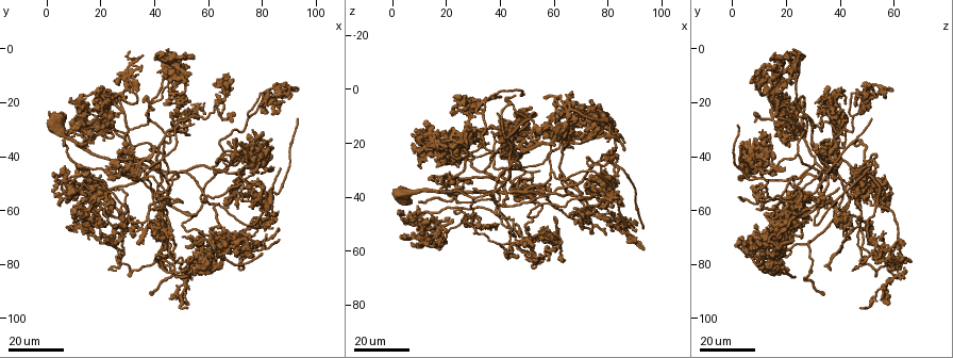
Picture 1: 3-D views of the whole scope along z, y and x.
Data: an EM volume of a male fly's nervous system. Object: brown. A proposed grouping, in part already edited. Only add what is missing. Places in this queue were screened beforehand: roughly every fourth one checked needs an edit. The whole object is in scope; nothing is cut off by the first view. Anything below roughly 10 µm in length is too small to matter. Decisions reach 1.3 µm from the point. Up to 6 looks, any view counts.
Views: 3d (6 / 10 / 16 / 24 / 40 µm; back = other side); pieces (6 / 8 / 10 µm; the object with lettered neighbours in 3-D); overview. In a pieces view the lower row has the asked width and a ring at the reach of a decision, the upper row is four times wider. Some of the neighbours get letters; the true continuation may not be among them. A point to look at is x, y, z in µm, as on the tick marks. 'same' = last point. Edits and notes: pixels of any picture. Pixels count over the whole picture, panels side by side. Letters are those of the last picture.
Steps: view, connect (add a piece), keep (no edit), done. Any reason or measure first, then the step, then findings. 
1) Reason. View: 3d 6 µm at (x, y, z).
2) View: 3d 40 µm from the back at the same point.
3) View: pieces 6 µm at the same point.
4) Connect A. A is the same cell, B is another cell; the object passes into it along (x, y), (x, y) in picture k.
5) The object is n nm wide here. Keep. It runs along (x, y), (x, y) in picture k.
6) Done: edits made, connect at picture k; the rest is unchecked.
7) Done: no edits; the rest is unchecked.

An open end. View: 3d 24 µm at (83, 44, 20).

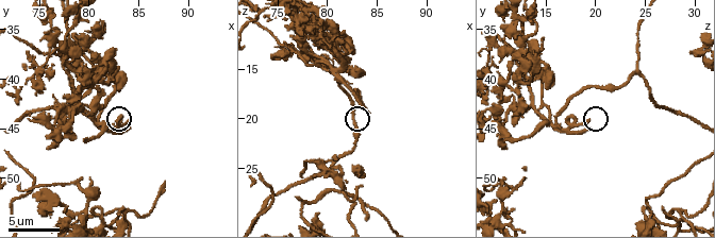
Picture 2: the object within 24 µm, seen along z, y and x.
View: pieces 6 µm at (84.0, 44.0, 19.4).

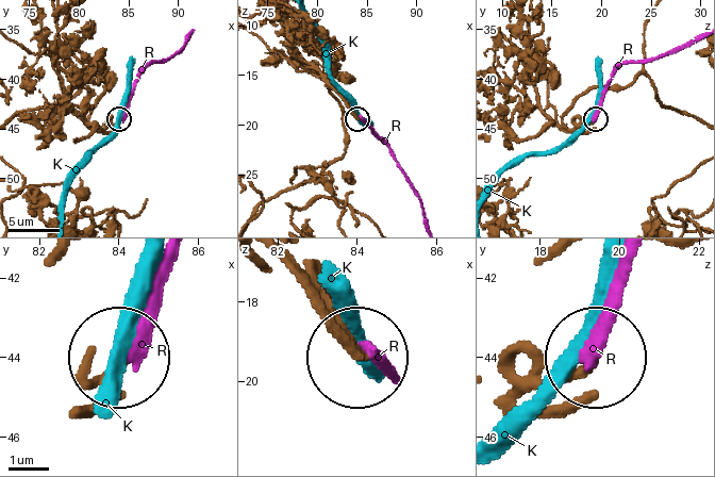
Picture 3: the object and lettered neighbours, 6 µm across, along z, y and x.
Keep. K and R are other cells; it runs along (531, 388), (562, 380), (589, 357) in picture 3; no lettered piece goes on from it.

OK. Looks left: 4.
Free end. View: 3d 16 µm at (81, 71, 14).

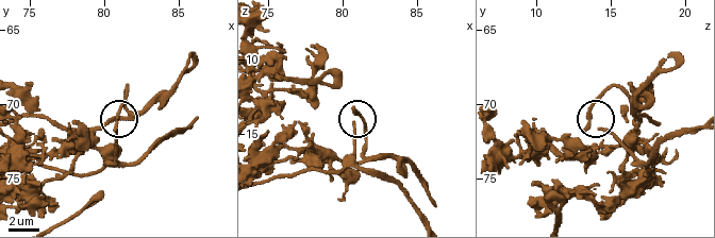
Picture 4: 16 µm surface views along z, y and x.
View: pieces 8 µm at (80.6, 71.6, 13.4).

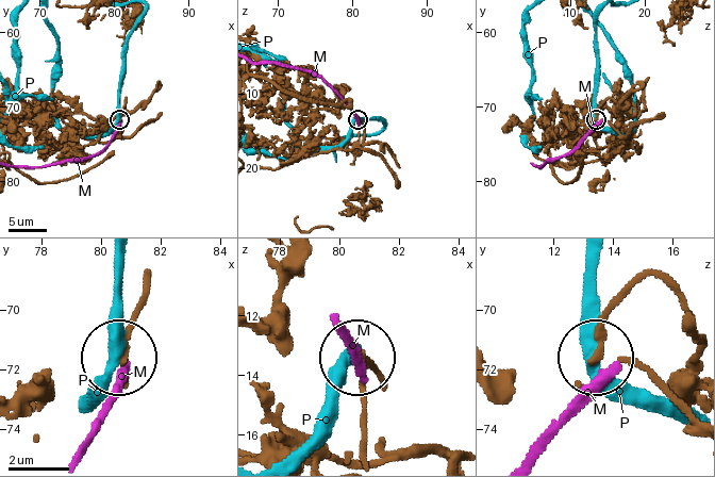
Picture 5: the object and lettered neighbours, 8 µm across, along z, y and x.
Keep. M and P are other cells; none of them fits.

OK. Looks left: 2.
Stops while still wide. View: 3d 16 µm at (80, 75, 12).

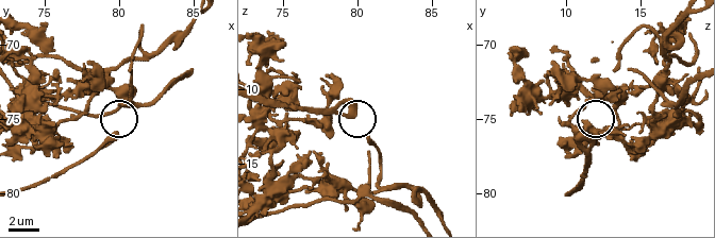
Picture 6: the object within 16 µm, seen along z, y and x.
What lies round it. View: pieces 8 µm at (79.8, 76.0, 11.4).

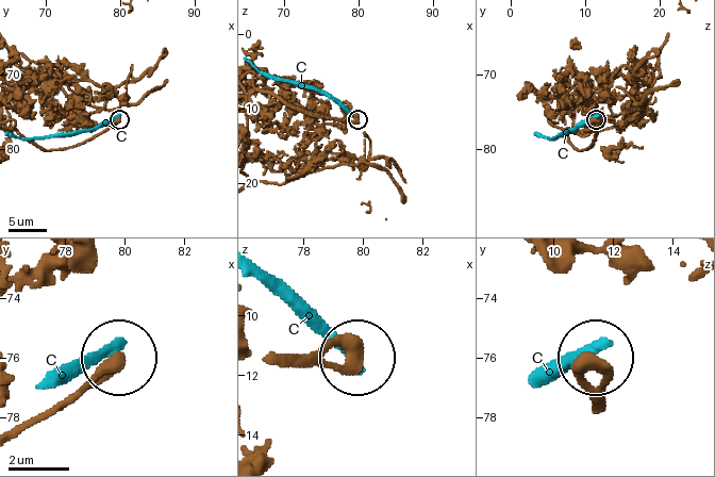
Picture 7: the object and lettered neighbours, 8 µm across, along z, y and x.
Keep. C is another cell; it runs along (255, 91), (269, 92), (294, 105), (326, 117), (356, 119) in picture 7; none of them fits.

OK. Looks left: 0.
Done: no edits; the rest is unchecked.

